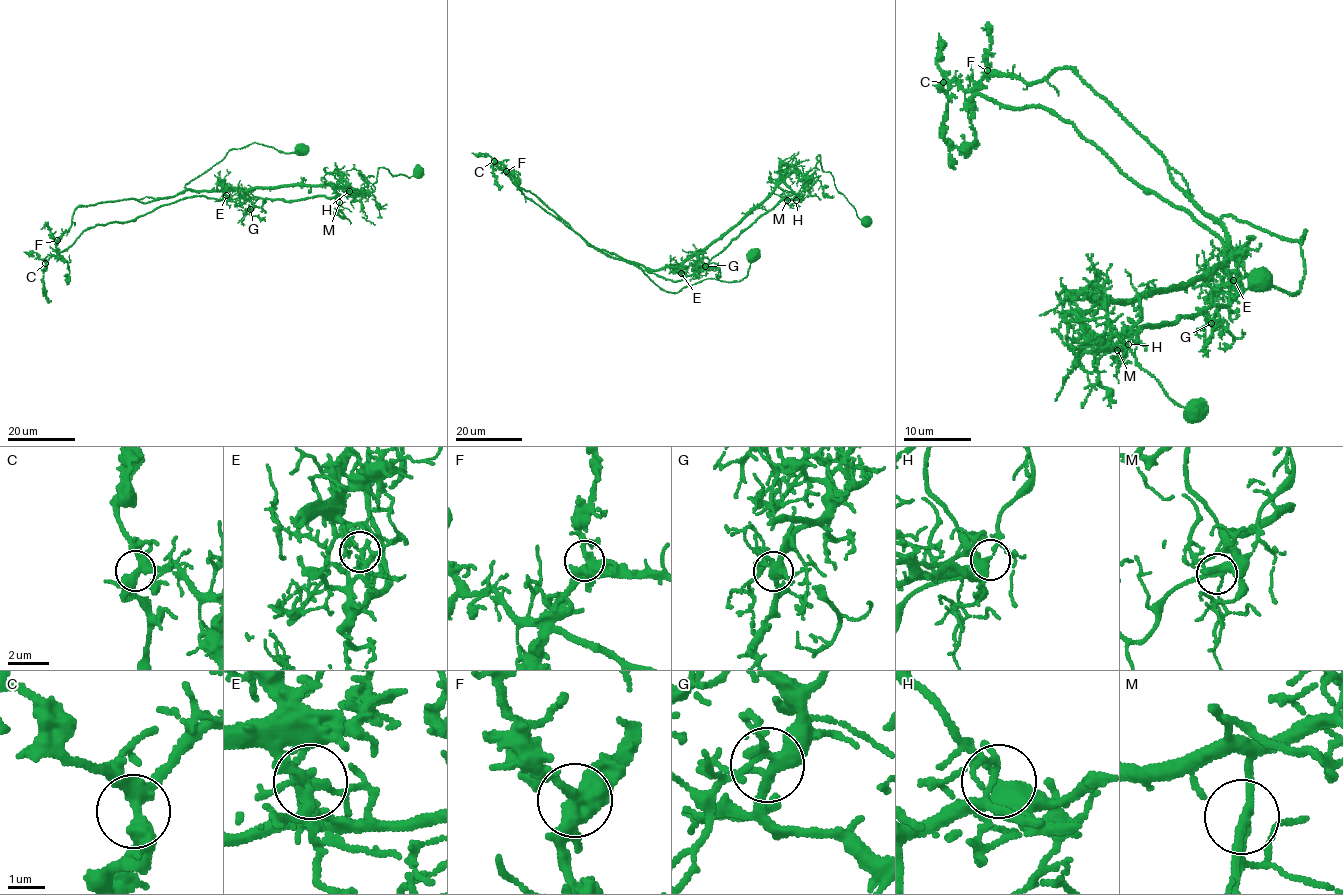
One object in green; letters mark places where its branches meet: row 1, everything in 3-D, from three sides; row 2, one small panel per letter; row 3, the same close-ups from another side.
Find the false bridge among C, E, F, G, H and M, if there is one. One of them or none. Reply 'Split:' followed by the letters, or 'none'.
Split: E

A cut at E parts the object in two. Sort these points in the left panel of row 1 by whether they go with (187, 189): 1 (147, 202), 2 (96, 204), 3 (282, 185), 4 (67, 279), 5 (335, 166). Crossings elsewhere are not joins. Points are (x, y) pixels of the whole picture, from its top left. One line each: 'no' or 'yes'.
1: yes
2: yes
3: yes
4: yes
5: yes

